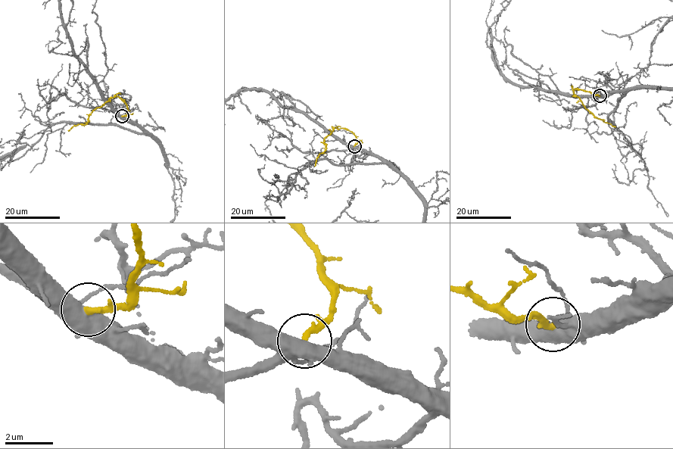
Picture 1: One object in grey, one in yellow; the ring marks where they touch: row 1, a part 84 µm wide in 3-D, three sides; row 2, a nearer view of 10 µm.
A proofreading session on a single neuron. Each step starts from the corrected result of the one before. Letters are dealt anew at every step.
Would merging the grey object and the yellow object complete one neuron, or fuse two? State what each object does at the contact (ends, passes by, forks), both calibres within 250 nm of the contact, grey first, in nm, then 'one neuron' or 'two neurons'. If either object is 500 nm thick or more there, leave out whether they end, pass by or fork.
grey forks; yellow ends; calibres 480 and 240 nm; two neurons

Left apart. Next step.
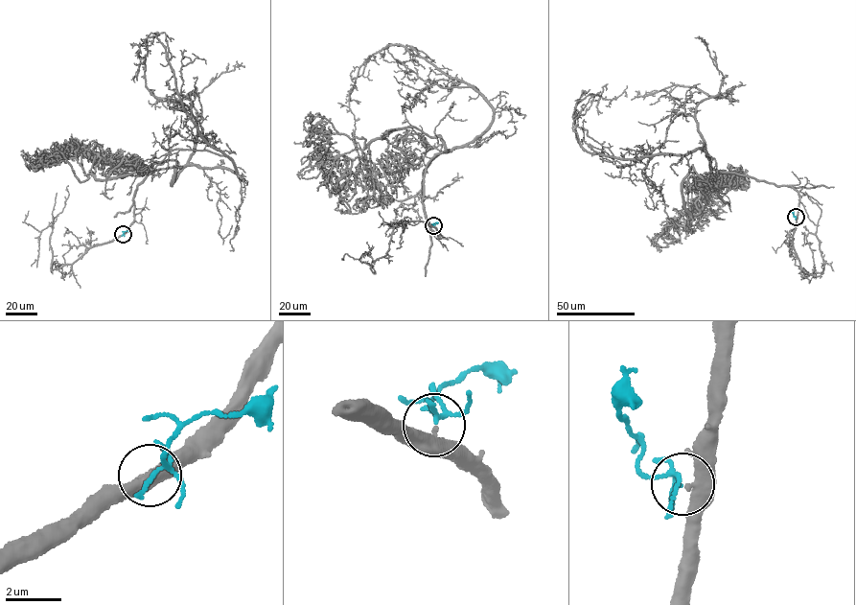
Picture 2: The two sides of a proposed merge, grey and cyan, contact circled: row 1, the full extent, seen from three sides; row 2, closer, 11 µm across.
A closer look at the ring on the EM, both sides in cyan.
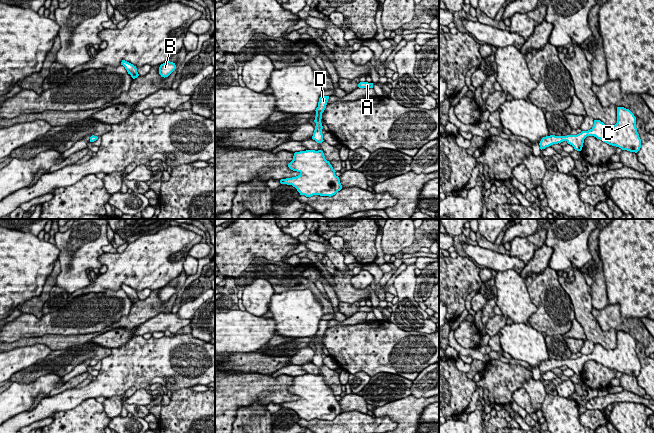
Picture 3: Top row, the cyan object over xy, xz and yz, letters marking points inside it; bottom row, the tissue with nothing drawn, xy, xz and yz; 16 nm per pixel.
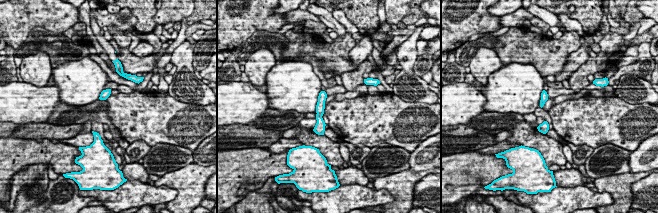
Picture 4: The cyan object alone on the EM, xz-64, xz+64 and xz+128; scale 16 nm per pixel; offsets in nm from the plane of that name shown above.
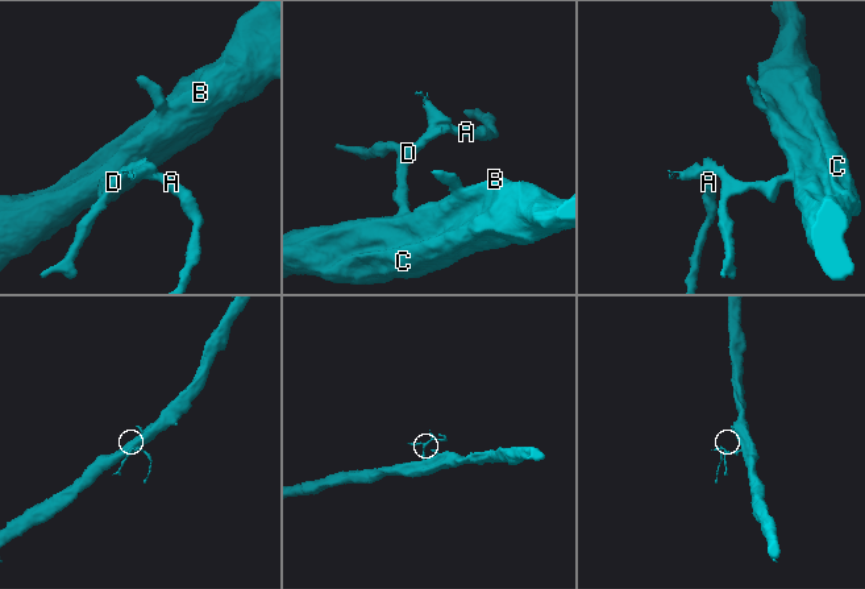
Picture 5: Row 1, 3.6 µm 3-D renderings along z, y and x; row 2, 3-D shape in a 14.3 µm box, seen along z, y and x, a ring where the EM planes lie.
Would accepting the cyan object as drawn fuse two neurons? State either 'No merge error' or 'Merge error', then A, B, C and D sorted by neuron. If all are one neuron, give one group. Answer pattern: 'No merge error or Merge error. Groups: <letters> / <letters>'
No merge error. Groups: A B C D

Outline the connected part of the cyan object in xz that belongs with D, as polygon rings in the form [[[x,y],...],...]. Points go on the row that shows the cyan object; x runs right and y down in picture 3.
[[[321,96],[319,98],[318,107],[316,108],[316,116],[314,122],[316,123],[315,130],[312,136],[312,139],[315,140],[317,143],[322,143],[323,140],[323,134],[322,134],[322,113],[324,112],[327,102],[328,102],[329,96]]]

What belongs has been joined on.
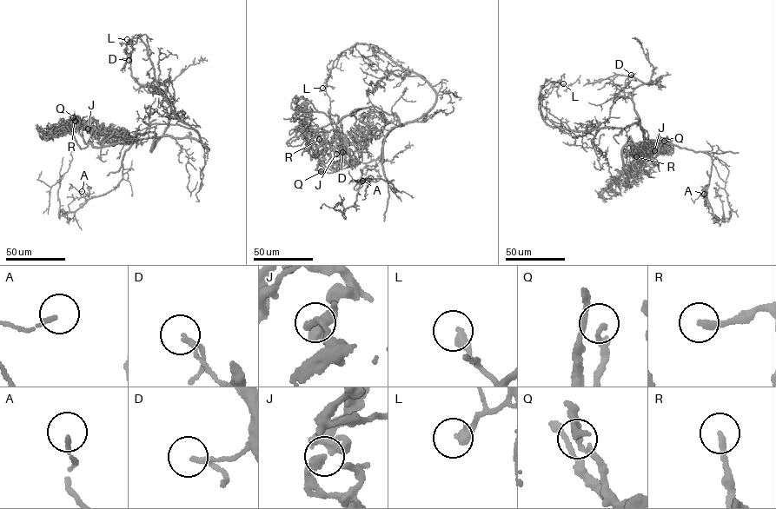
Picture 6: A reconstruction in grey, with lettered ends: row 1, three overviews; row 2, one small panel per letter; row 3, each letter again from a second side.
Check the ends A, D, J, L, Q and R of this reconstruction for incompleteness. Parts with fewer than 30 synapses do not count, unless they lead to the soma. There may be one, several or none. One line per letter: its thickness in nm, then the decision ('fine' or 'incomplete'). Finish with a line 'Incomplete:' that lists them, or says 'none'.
A: 140 nm thick; fine
D: 130 nm thick; fine
J: 320 nm thick; fine
L: 360 nm thick; fine
Q: 190 nm thick; fine
R: 200 nm thick; fine
Incomplete: none

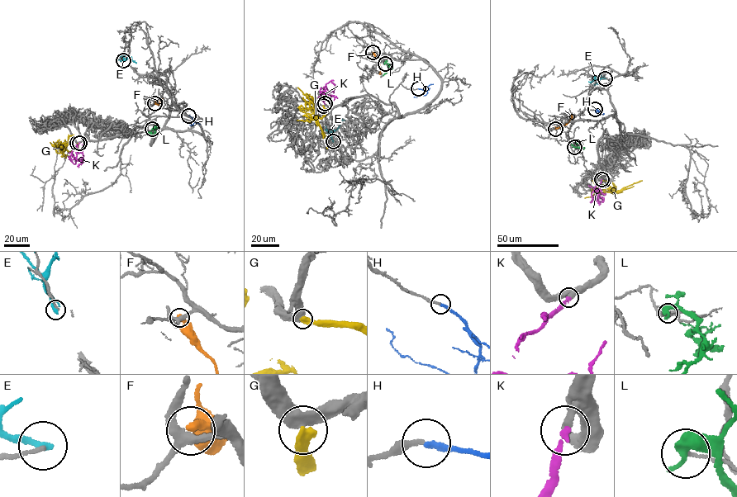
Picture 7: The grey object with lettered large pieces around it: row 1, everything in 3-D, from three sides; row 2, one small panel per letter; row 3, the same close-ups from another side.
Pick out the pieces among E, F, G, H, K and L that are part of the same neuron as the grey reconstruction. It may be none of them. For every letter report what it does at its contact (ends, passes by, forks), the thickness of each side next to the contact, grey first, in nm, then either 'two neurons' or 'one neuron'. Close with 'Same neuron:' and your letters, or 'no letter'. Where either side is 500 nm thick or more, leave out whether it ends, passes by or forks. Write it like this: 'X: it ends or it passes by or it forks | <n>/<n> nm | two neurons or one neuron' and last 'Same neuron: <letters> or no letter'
E: it ends | 150/280 nm | two neurons
F: it ends | 320/340 nm | two neurons
G: it ends | 480/480 nm | two neurons
H: it ends | 240/240 nm | one neuron
K: it ends | 320/200 nm | one neuron
L: it ends | 120/480 nm | two neurons
Same neuron: H, K

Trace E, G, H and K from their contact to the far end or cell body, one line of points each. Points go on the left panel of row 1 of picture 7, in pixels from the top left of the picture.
E: (123, 59), (130, 56), (135, 63)
G: (77, 143), (78, 147), (73, 150), (61, 149), (64, 148), (65, 158)
H: (188, 115), (193, 120), (193, 125), (184, 122), (182, 118)
K: (79, 142), (69, 156), (74, 163), (73, 157)

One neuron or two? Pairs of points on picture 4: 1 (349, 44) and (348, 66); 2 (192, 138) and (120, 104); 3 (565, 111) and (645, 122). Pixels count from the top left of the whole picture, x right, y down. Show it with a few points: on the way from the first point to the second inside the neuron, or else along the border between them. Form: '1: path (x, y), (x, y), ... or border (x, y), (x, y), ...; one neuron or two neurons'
1: path (345, 49), (345, 61); one neuron
2: path (174, 122), (138, 116); one neuron
3: path (585, 121), (625, 122); one neuron

